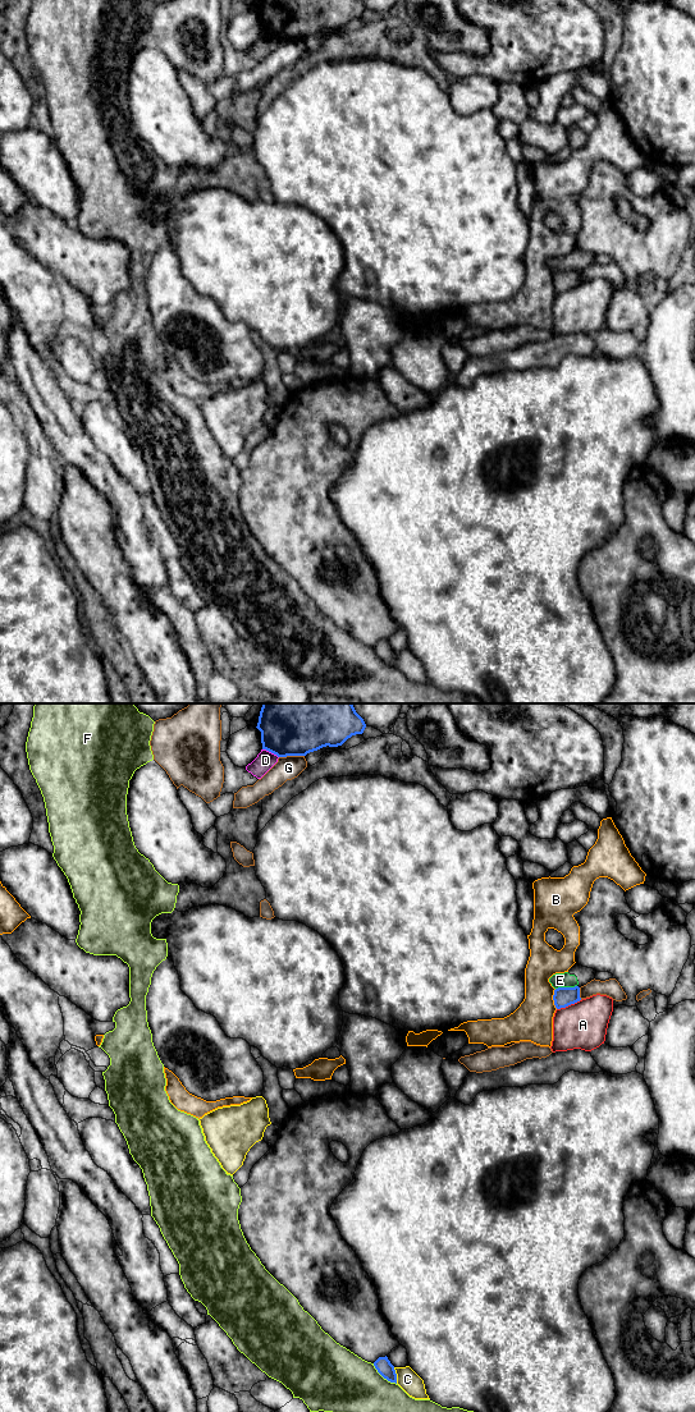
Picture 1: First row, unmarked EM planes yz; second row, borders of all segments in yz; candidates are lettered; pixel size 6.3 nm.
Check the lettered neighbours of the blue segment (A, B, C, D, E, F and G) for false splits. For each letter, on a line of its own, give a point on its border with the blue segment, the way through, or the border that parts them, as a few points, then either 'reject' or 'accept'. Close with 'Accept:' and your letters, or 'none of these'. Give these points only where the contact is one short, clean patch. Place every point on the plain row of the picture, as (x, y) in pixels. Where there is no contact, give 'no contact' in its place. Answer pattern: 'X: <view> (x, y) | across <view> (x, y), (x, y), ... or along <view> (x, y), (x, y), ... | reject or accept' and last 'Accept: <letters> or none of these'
A: yz (568, 288) | reject
B: yz (553, 283) | reject
C: yz (396, 659) | reject
D: yz (270, 35) | reject
E: yz (566, 271) | along yz (576, 269), (556, 273) | reject
F: yz (383, 660) | reject
G: yz (291, 39) | reject
Accept: none of these

